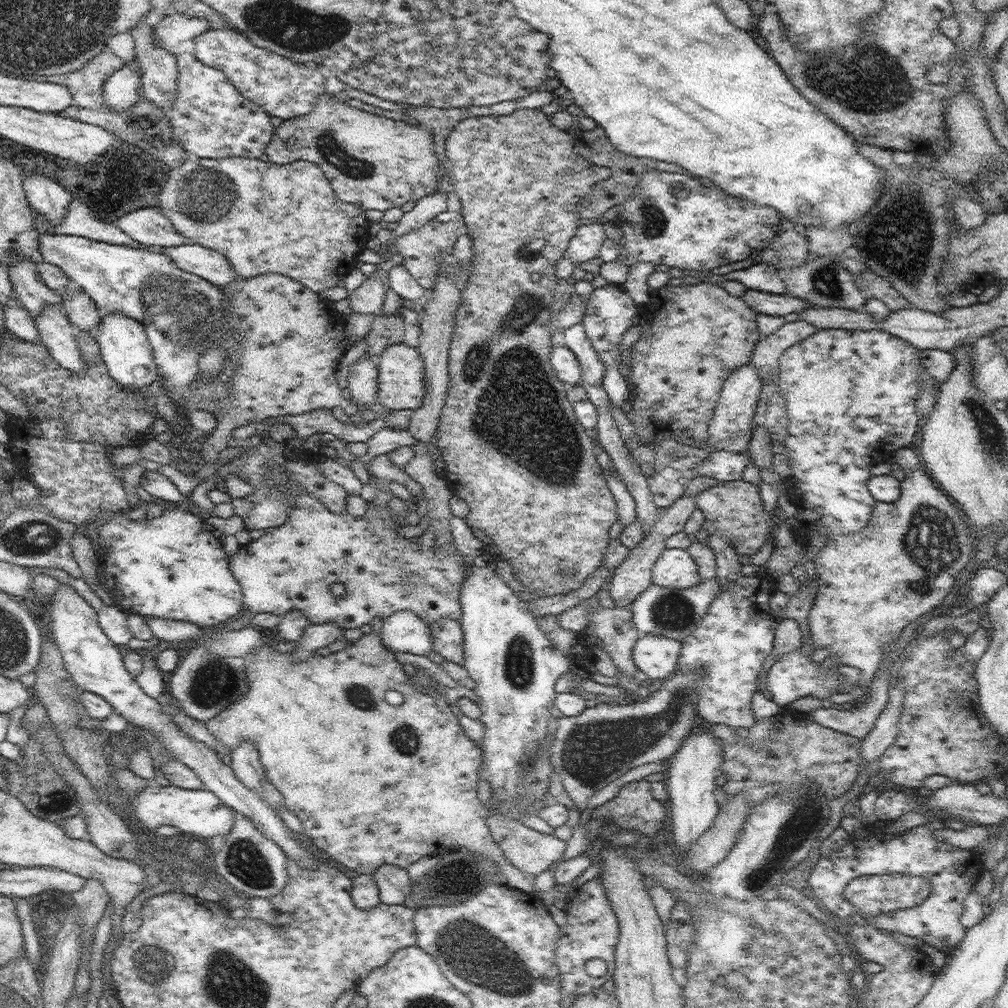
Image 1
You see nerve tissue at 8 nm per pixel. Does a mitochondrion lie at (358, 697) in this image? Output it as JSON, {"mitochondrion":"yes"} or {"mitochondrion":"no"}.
{"mitochondrion":"yes"}

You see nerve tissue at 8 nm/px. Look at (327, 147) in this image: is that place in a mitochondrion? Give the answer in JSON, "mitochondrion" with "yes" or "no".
{"mitochondrion":"yes"}

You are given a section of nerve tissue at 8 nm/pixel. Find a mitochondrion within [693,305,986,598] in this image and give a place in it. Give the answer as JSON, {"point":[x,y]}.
{"point":[931,543]}

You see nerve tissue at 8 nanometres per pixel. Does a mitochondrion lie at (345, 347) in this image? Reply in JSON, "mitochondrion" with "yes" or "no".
{"mitochondrion":"no"}

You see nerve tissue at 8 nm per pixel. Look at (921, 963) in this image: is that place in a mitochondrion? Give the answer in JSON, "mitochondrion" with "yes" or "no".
{"mitochondrion":"no"}

